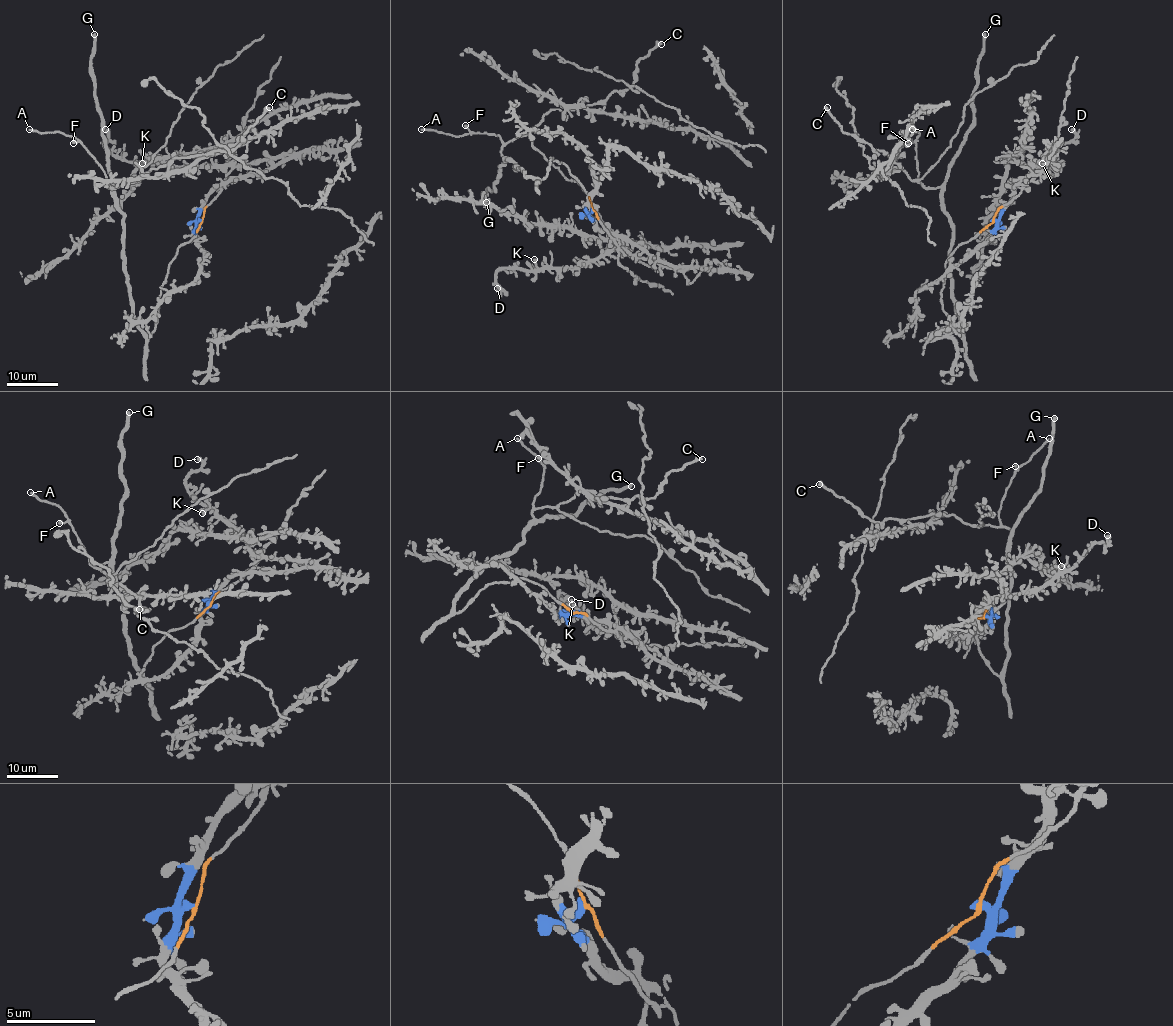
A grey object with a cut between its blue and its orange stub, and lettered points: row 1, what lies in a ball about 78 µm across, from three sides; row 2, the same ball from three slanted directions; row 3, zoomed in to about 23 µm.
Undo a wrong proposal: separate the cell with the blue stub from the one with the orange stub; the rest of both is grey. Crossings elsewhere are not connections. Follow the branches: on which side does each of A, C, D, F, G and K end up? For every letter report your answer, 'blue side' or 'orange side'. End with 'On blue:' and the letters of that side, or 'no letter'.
A: orange side
C: orange side
D: blue side
F: orange side
G: orange side
K: blue side
On blue: D, K

